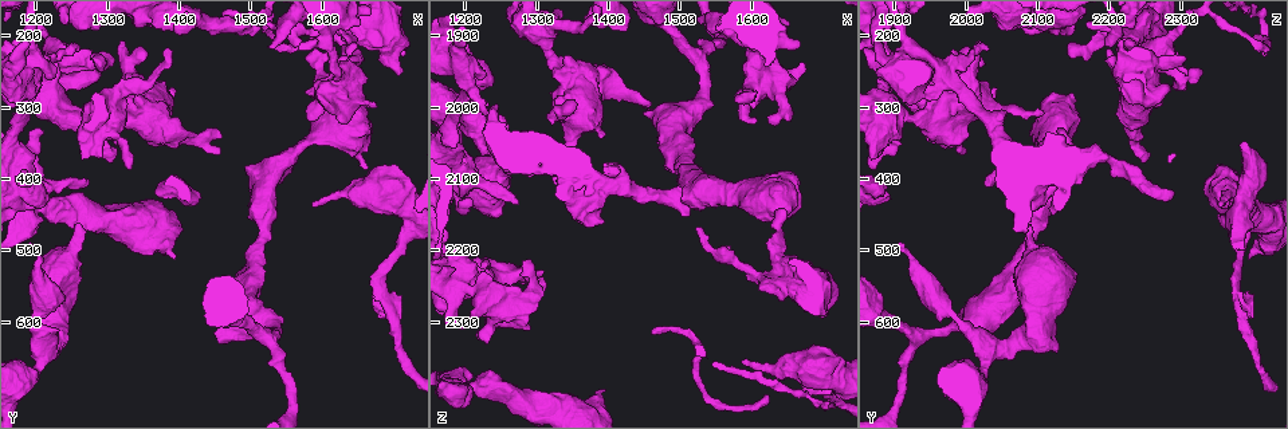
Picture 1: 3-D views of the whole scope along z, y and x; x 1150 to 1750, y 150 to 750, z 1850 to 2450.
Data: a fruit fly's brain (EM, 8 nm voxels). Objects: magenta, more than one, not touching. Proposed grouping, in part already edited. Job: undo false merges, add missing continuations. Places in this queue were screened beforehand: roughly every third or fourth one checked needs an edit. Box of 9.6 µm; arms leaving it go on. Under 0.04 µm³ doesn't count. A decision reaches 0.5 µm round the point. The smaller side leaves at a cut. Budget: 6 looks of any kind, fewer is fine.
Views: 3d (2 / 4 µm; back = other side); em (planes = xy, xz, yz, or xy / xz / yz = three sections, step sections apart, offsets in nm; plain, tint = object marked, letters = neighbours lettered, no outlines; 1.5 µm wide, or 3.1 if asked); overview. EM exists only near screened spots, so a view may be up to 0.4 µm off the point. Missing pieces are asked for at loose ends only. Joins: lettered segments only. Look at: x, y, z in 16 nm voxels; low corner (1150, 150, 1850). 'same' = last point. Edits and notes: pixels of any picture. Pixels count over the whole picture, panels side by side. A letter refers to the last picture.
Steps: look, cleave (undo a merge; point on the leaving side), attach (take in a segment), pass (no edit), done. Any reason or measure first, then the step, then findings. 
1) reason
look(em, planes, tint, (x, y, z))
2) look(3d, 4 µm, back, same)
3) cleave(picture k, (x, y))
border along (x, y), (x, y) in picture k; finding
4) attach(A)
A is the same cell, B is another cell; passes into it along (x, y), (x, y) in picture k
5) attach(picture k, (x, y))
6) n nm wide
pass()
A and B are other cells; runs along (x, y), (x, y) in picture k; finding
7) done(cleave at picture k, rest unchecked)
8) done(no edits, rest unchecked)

branch stops here
look(em, xz, step 8, tint, (1295, 255, 2305))

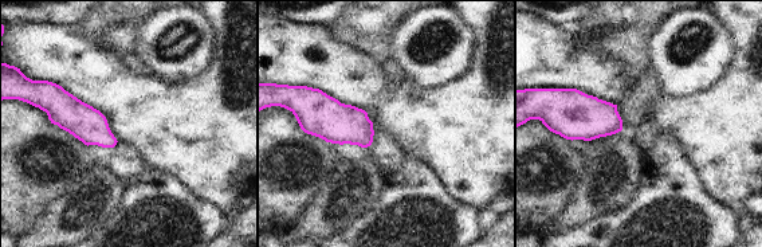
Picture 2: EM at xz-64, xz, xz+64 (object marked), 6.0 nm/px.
another direction
look(em, planes, letters, same)

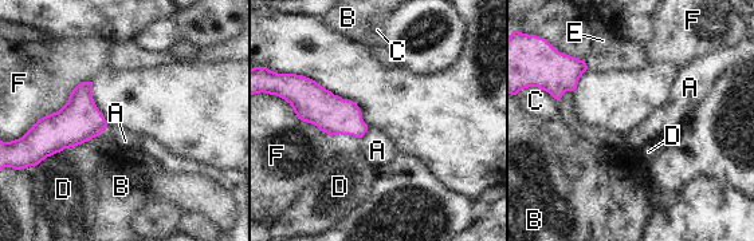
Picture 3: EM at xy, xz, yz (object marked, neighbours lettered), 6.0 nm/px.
pass()
A, B, C, D, E and F are other cells; border along (368, 129), (361, 138) in picture 3; no lettered segment goes on from it

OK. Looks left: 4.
branch stops here
look(3d, 4 µm, (1275, 405, 2135))

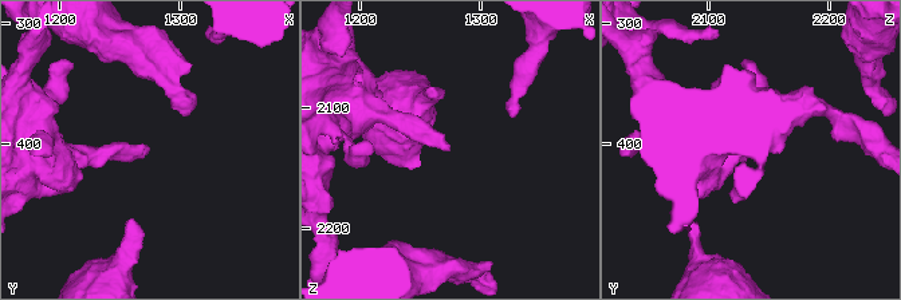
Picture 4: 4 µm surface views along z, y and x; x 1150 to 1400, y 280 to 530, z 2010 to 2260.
look(em, planes, letters, (1274, 402, 2134))

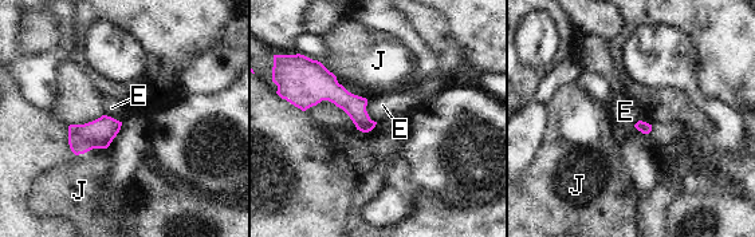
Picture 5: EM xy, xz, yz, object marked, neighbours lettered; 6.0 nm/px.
J touches over 190 nm
pass()
E and J are other cells; border along (366, 99), (366, 113), (377, 122) in picture 5; no lettered segment goes on from it

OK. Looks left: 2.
branch stops here
look(em, yz, step 8, letters, (1460, 345, 1995))

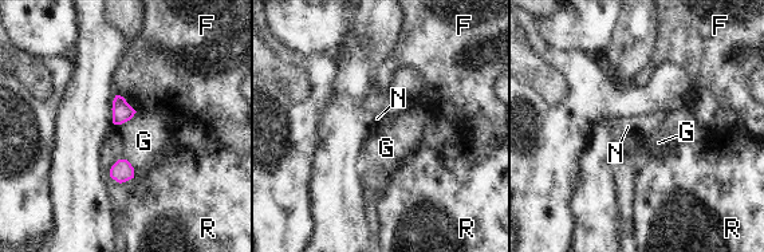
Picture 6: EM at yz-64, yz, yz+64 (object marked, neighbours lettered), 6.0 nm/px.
another direction
look(em, planes, letters, same)

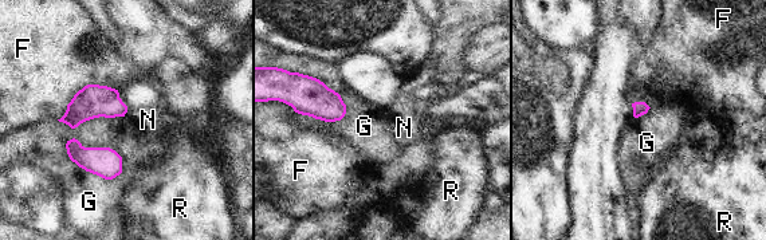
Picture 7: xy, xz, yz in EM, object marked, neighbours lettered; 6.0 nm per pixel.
pass()
F, G, N and R are other cells; no lettered segment goes on from it

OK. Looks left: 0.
done(no edits, rest unchecked)

